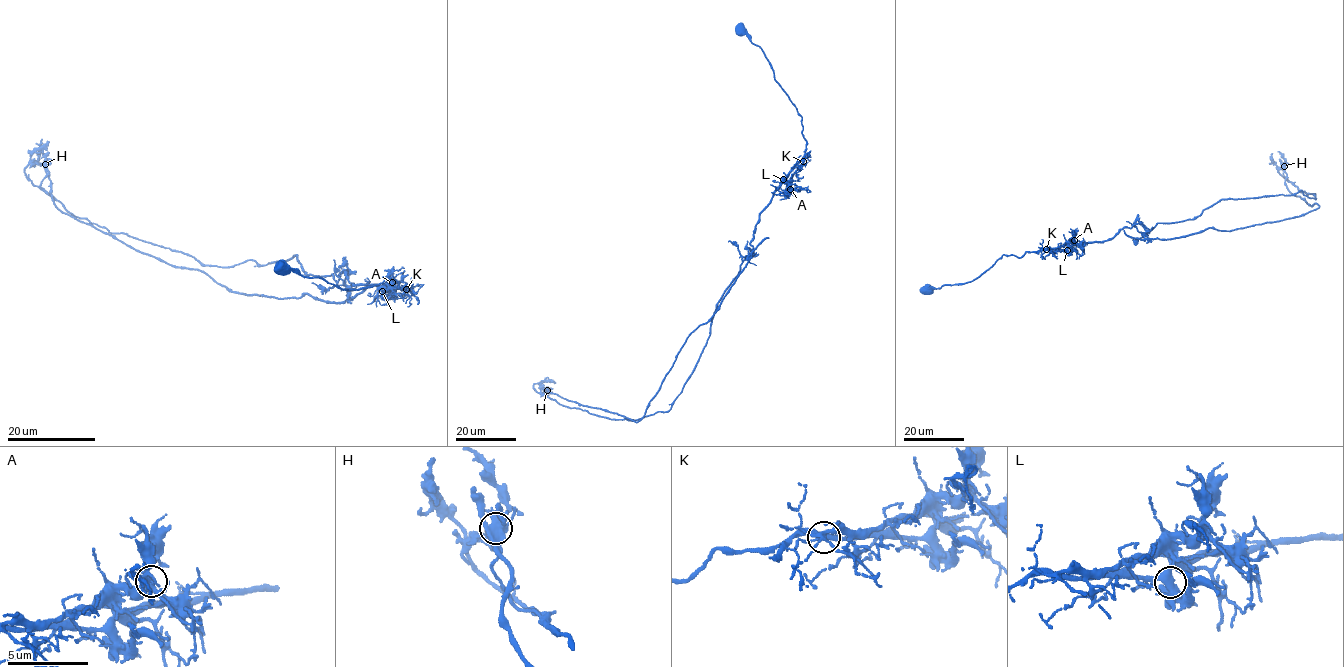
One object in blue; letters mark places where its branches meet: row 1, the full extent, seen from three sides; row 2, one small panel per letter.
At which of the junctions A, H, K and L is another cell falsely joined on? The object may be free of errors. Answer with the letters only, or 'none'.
H

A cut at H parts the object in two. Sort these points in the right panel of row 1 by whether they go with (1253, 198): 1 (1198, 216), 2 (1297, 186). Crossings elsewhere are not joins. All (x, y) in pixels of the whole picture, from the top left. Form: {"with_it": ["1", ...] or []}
{"with_it": ["1", "2"]}

